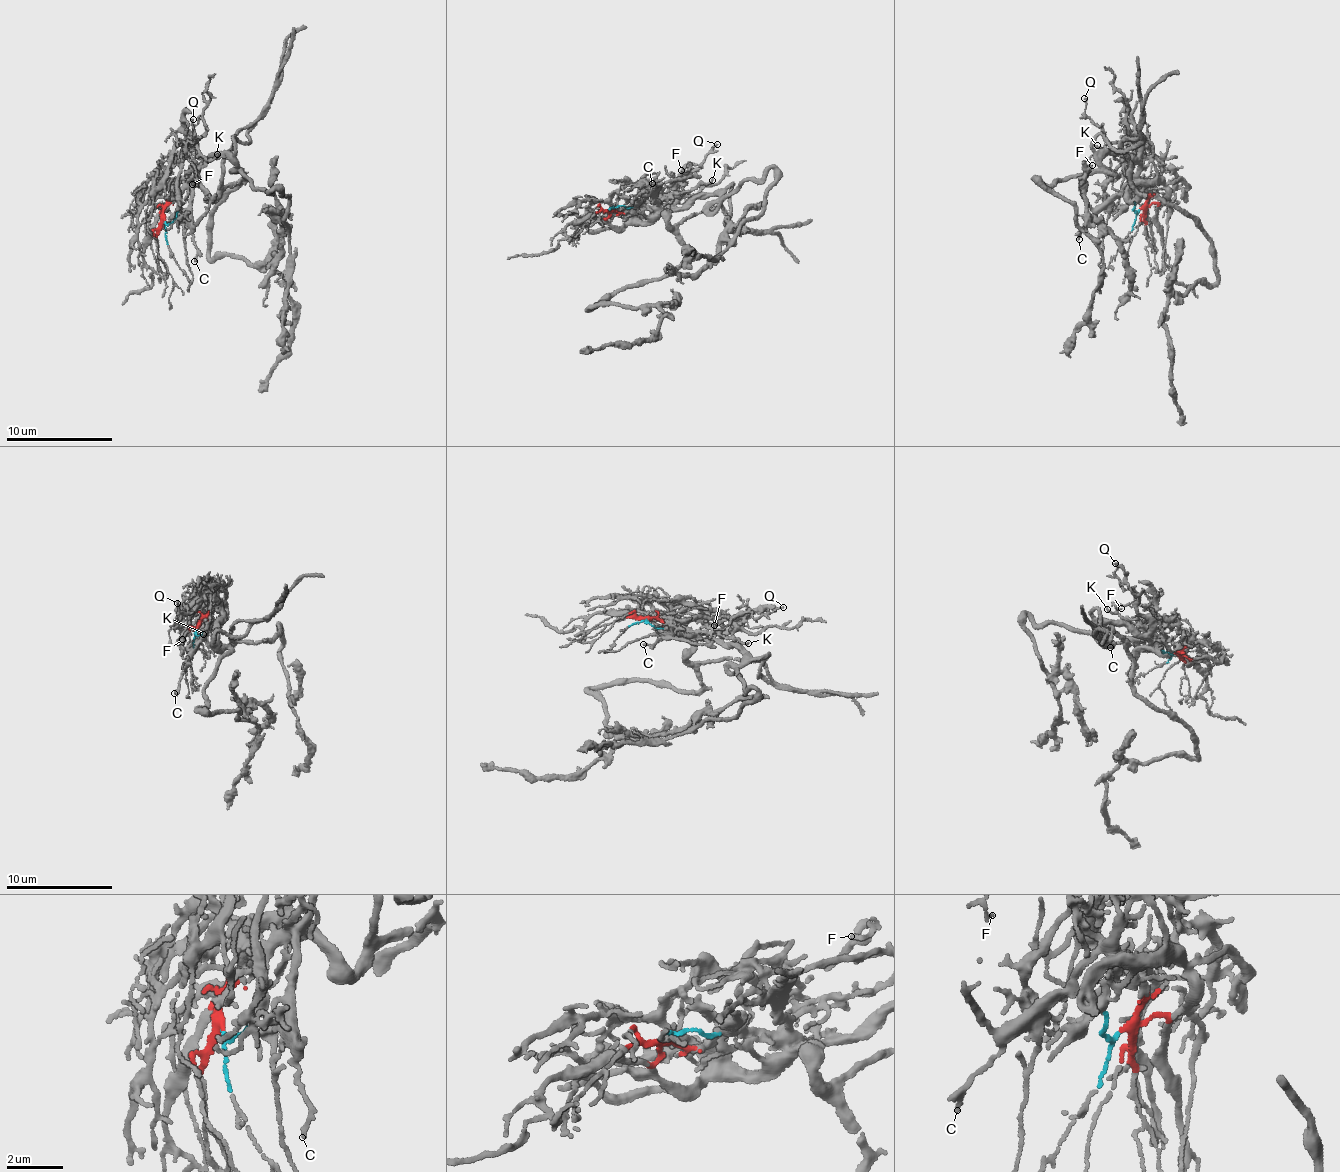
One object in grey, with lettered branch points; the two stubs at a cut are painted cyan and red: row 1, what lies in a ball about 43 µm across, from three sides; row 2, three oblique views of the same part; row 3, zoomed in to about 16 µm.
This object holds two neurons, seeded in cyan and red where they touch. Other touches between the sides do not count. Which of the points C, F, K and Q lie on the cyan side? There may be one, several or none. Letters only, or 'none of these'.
C, F, K, Q

